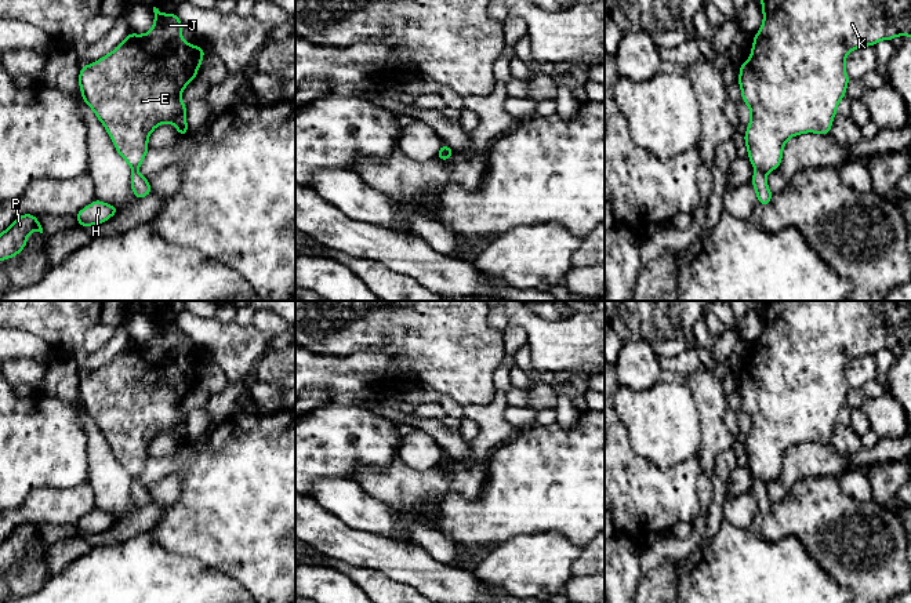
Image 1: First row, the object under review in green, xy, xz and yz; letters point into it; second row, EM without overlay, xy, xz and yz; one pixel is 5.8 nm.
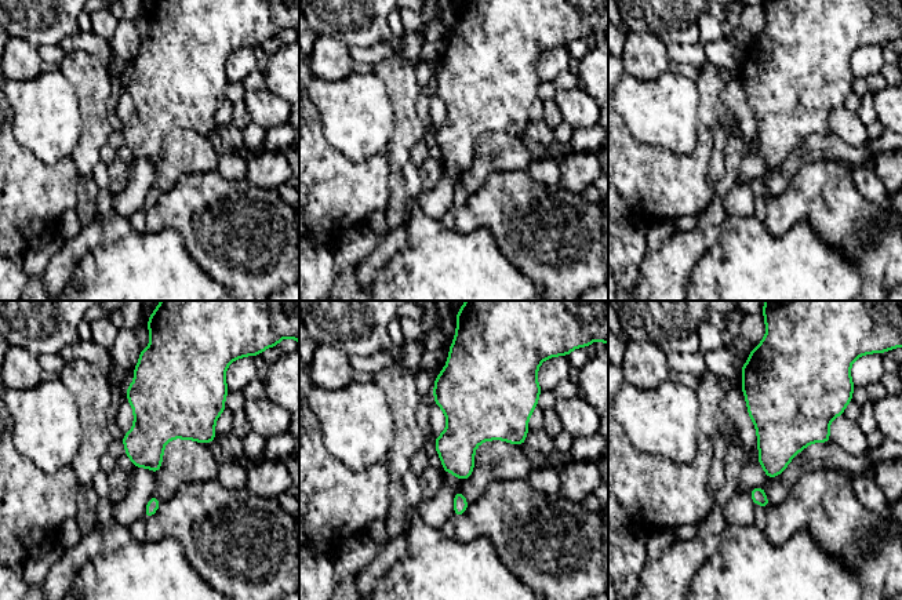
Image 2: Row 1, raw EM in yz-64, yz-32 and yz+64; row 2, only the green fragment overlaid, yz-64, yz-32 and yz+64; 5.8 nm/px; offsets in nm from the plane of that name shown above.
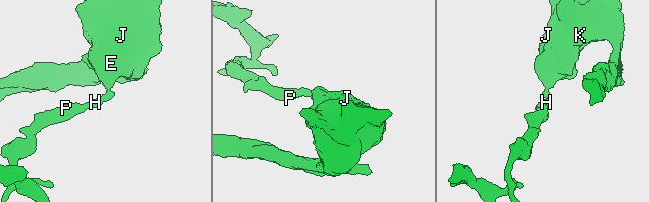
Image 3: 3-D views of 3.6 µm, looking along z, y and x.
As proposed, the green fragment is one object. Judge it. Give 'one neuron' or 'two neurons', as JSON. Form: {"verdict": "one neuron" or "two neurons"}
{"verdict": "two neurons"}

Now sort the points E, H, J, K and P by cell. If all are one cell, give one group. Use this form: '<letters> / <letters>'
E J K / H P

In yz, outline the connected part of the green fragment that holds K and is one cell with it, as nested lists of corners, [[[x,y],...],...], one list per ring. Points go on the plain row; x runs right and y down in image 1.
[[[765,301],[761,304],[763,331],[754,345],[751,364],[740,374],[741,407],[751,419],[744,443],[748,468],[756,480],[777,479],[785,451],[799,443],[831,443],[839,410],[850,391],[845,379],[846,364],[865,355],[896,345],[911,346],[911,301]]]

